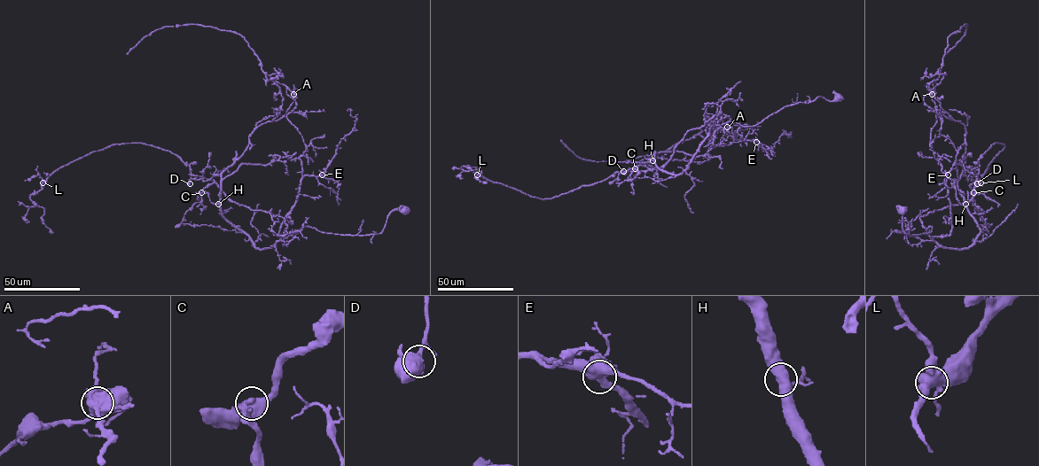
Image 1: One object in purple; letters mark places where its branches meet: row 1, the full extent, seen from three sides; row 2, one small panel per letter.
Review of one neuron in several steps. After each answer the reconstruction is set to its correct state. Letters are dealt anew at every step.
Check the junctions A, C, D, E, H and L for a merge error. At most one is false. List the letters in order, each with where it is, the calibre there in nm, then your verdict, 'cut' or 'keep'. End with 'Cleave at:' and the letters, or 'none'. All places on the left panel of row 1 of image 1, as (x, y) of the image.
A: (293, 94) | 700 nm | cut
C: (201, 192) | 600 nm | keep
D: (190, 183) | 550 nm | keep
E: (322, 174) | 600 nm | keep
H: (218, 204) | 400 nm | keep
L: (42, 182) | 550 nm | keep
Cleave at: A

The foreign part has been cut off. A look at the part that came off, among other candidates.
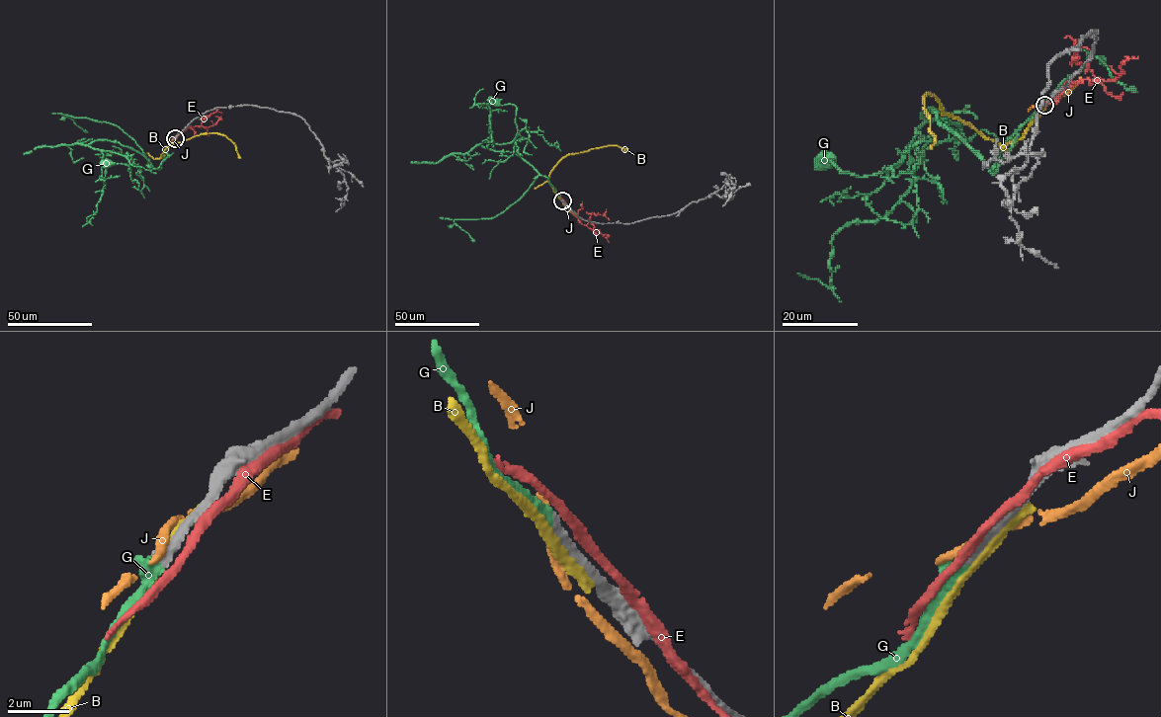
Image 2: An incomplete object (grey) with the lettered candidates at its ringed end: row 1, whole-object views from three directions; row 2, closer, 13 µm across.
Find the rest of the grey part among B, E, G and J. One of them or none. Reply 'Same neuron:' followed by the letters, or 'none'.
Same neuron: G

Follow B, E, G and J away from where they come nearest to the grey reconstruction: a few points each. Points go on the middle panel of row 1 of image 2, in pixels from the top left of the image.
B: (563, 201), (548, 179), (549, 173), (563, 157), (612, 145), (628, 148)
E: (563, 201), (584, 225), (592, 213), (603, 215), (606, 209)
G: (561, 200), (548, 179), (520, 157), (475, 146), (509, 143), (516, 137), (516, 107), (494, 101)
J: (562, 200), (576, 216)

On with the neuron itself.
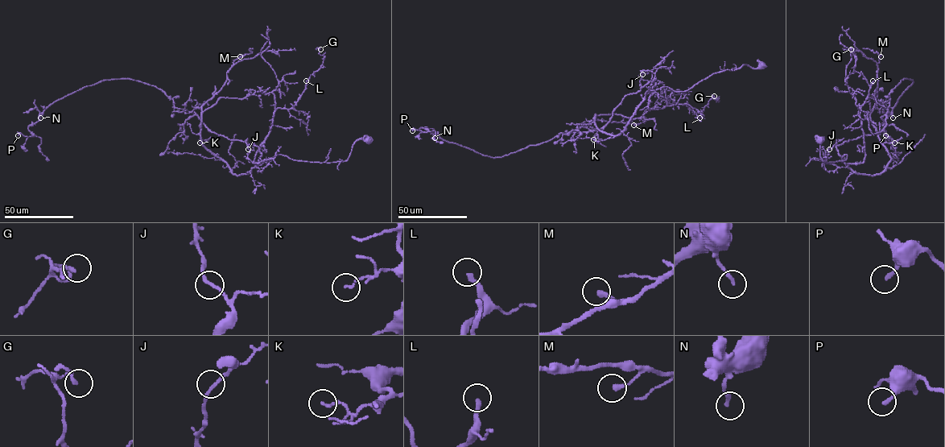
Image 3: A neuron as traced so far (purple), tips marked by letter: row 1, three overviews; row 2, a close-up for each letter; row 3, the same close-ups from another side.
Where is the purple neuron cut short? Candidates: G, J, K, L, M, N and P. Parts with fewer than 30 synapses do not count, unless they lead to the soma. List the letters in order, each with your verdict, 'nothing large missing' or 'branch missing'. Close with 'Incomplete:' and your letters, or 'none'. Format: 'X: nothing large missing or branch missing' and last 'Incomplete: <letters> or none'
G: nothing large missing
J: nothing large missing
K: nothing large missing
L: branch missing
M: nothing large missing
N: nothing large missing
P: nothing large missing
Incomplete: L

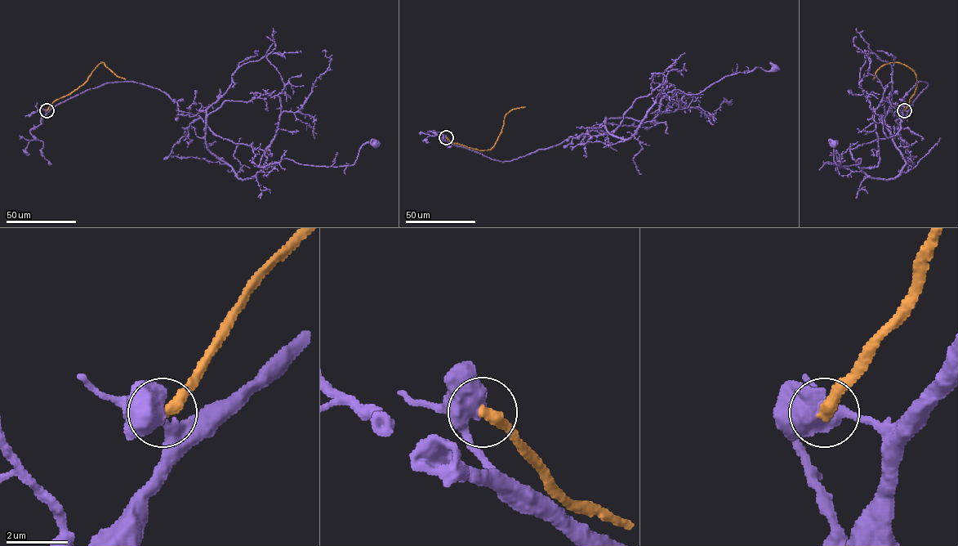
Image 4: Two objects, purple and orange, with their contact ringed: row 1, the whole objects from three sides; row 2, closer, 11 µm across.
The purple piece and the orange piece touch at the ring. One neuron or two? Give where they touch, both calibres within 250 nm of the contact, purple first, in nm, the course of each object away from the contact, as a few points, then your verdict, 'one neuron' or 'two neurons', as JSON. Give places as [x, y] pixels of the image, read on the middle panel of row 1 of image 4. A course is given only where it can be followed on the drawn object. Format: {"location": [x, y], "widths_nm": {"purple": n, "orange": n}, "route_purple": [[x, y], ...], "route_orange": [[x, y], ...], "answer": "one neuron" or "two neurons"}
{"location": [446, 137], "widths_nm": {"purple": 600, "orange": 360}, "route_purple": [[446, 137], [511, 161], [571, 136], [610, 134], [662, 83], [663, 96], [695, 94], [775, 68]], "route_orange": [[446, 137], [451, 141], [467, 147], [489, 149], [501, 132], [504, 118], [512, 109], [525, 107]], "answer": "two neurons"}

